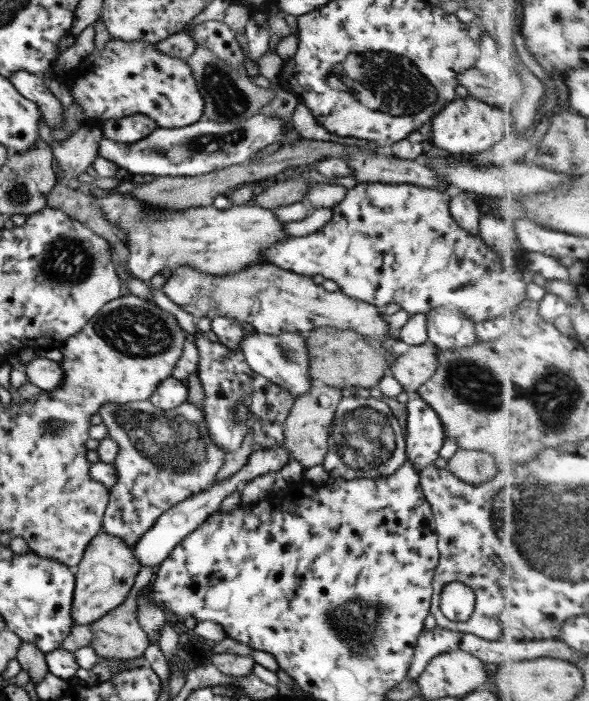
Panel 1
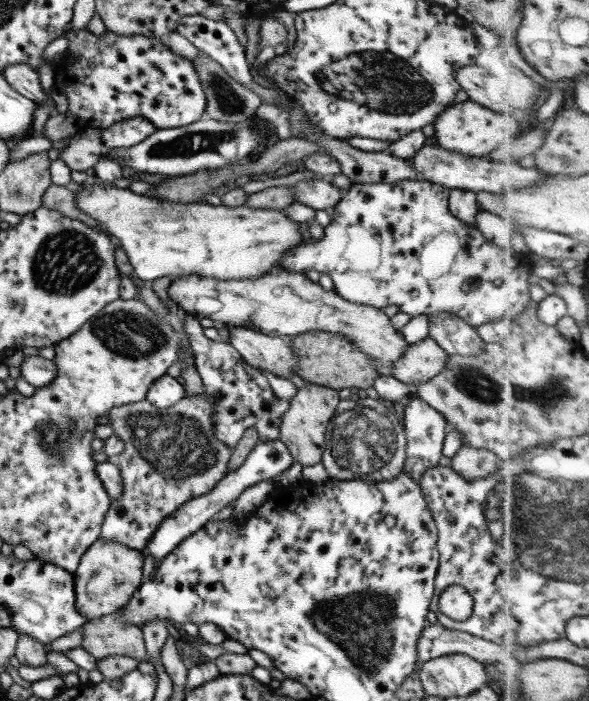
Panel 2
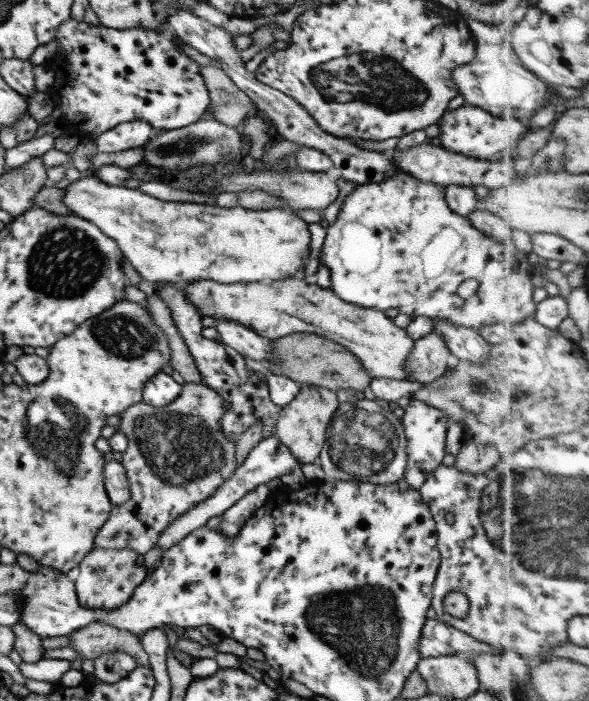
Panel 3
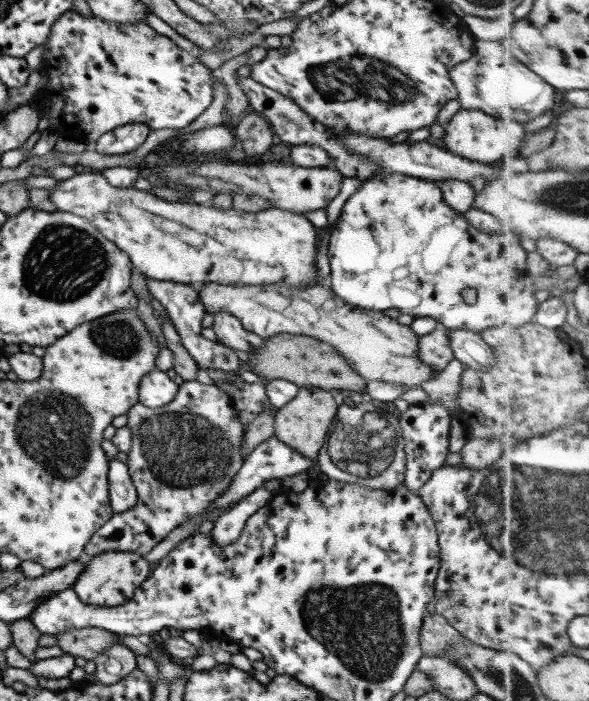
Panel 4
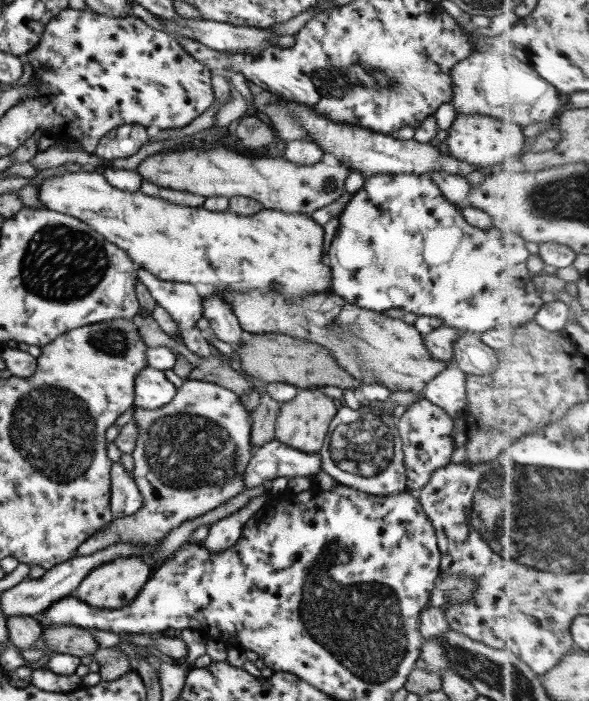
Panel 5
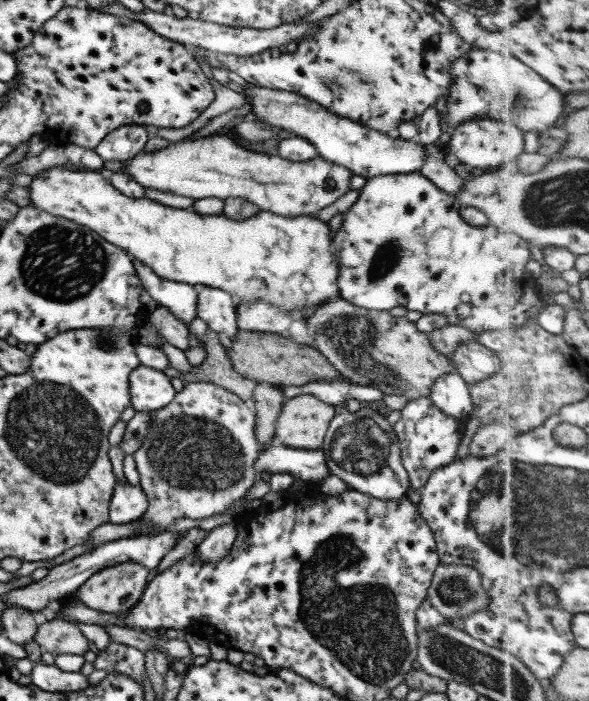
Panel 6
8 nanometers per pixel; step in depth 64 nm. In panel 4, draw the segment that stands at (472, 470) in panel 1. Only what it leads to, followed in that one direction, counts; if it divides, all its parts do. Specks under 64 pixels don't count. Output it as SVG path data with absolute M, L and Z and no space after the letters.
M469 437L461 449L462 462L459 466L469 470L483 470L500 459L504 448L506 446L497 439Z

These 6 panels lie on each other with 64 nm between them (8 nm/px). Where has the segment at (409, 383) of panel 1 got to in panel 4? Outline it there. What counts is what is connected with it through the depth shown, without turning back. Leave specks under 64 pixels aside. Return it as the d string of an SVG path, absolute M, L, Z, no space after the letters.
M437 323L432 332L418 339L418 358L420 358L420 362L434 368L432 369L432 378L438 372L442 372L442 369L446 368L448 363L454 359L448 333L450 333L450 329Z

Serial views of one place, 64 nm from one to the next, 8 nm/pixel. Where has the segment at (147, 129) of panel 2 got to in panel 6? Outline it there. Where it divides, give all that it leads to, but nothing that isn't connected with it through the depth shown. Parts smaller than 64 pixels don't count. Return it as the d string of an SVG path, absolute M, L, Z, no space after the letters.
M130 124L120 126L107 134L93 150L106 162L126 160L140 153L146 142L148 142L148 134L145 126Z

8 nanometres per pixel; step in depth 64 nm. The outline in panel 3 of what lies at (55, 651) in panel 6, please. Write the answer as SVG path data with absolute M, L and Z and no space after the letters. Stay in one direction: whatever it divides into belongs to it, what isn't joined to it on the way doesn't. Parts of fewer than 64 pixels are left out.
M96 621L69 634L70 646L80 655L95 659L106 653L126 652L138 666L149 666L149 656L136 633L116 629L108 623Z

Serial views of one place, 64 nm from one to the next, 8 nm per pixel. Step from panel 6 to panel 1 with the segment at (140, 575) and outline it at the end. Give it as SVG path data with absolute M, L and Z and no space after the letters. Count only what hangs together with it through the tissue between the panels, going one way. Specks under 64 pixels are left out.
M102 529L102 532L88 543L80 564L74 570L75 587L72 601L74 625L89 625L96 622L124 603L140 567L140 562L130 546Z

